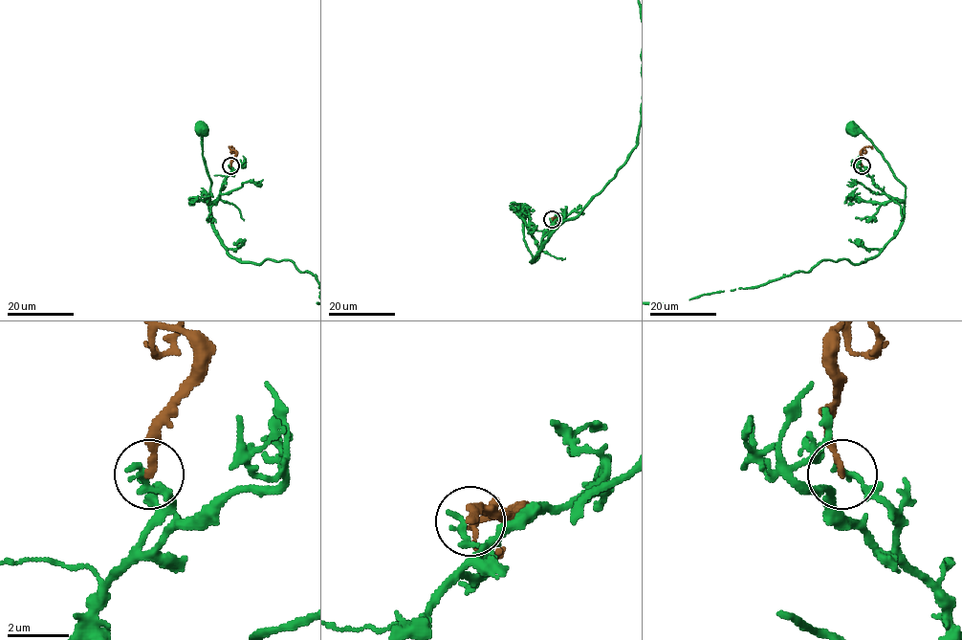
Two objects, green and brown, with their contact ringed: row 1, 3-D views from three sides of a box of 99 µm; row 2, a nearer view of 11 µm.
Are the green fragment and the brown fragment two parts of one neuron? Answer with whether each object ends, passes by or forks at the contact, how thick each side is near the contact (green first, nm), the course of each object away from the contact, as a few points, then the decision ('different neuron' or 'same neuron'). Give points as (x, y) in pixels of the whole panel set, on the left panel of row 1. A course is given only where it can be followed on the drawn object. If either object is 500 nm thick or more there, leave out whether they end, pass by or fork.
green ends there; brown ends there; 220 nm thick on the green side, 200 nm on the other; green runs (230, 165), (232, 169), (219, 194), (210, 200), (211, 180), (203, 156), (200, 128); brown runs (230, 165), (235, 155), (231, 146), (229, 149); different neuron

